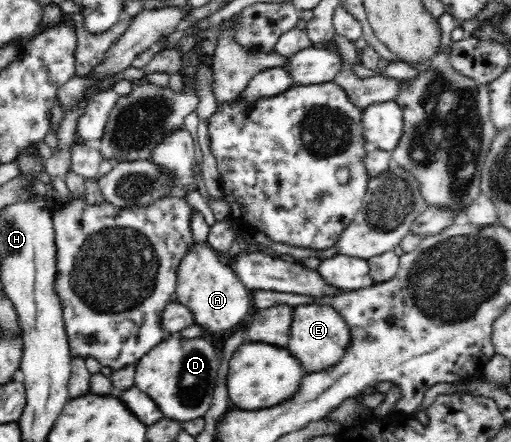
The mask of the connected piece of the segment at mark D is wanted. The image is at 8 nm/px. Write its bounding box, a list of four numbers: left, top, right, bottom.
[135,333,219,422]

